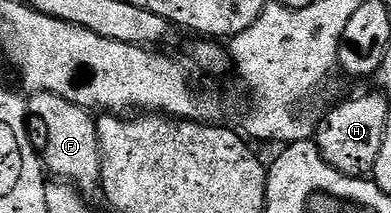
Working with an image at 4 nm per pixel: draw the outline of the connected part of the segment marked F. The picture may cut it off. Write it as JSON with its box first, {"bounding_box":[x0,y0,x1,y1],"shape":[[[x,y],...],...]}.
{"bounding_box":[28,92,102,196],"shape":[[[34,92],[28,98],[28,110],[31,115],[34,114],[42,121],[42,126],[46,129],[46,154],[44,150],[44,166],[51,175],[59,179],[74,183],[83,195],[90,196],[90,193],[97,191],[100,186],[102,176],[102,153],[98,143],[98,123],[92,117],[91,111],[85,106],[74,106],[68,100],[49,92]]]}

